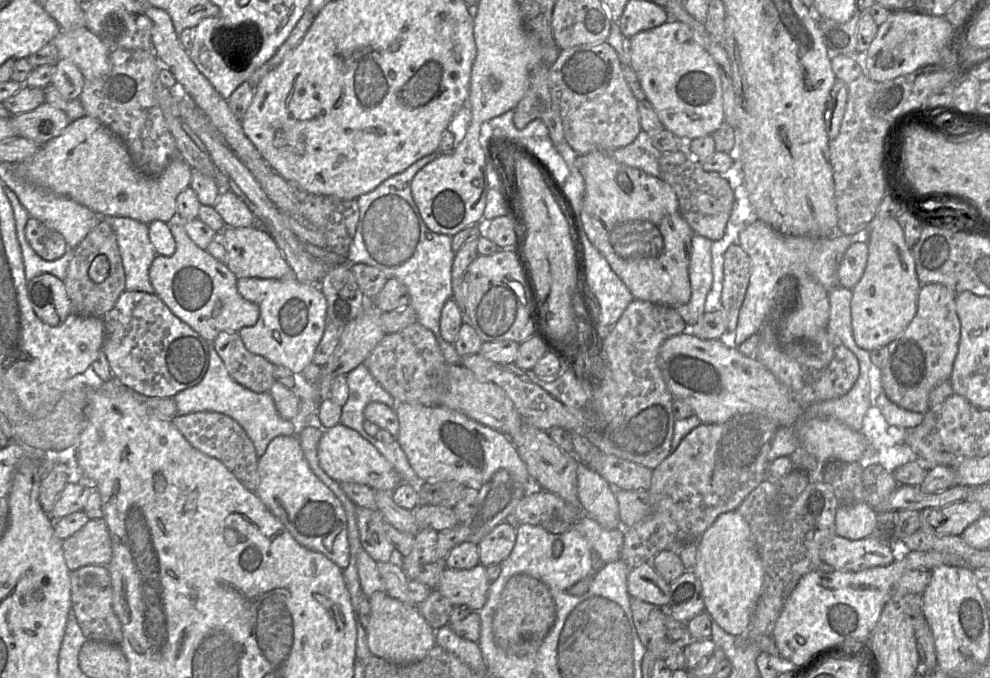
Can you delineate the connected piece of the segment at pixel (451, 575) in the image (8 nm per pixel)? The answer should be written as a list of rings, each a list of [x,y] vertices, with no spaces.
[[[482,564],[471,569],[443,570],[437,590],[452,605],[467,605],[473,611],[479,611],[486,603],[490,581],[486,568]]]

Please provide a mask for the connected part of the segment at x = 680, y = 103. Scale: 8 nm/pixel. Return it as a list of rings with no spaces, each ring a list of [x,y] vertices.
[[[679,21],[666,22],[641,31],[630,38],[630,65],[635,71],[646,99],[653,105],[663,127],[681,138],[712,135],[724,122],[720,70],[708,51],[695,39],[691,28]]]

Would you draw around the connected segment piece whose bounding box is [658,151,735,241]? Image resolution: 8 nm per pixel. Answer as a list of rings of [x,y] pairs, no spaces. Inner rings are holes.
[[[661,152],[658,158],[660,178],[675,191],[679,201],[679,211],[693,232],[710,239],[720,240],[735,203],[735,196],[728,181],[717,172],[706,172],[701,162],[688,158],[683,152]]]

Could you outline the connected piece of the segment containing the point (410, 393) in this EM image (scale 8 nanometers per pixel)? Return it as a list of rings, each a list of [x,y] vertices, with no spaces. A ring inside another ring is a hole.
[[[418,322],[395,333],[386,334],[363,363],[374,379],[394,397],[396,403],[441,406],[444,402],[449,364],[446,362],[434,334]]]

